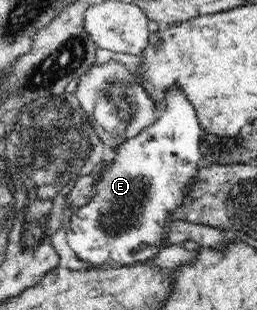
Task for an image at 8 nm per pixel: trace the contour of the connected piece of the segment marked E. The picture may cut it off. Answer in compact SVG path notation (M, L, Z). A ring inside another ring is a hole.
M170 84L169 87L166 87L161 101L163 101L164 109L158 112L156 121L151 126L148 126L147 129L144 129L140 135L136 135L136 137L124 142L116 151L114 151L114 153L116 153L114 159L103 165L103 172L95 183L94 195L86 205L79 207L75 213L71 215L70 221L68 221L66 227L64 227L65 241L68 242L68 246L70 246L72 251L76 253L78 259L90 263L94 268L119 268L122 266L129 266L130 264L140 262L141 260L158 257L158 253L160 253L161 249L166 246L162 241L168 237L168 221L175 220L172 218L172 214L170 214L169 211L173 210L181 203L185 188L192 183L192 179L196 177L196 173L198 173L198 169L202 164L200 159L202 159L202 145L205 139L204 131L202 130L198 116L196 116L194 107L188 103L188 99L186 99L186 95L184 95L179 84Z

